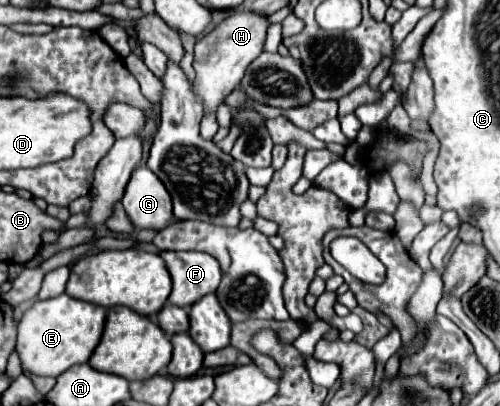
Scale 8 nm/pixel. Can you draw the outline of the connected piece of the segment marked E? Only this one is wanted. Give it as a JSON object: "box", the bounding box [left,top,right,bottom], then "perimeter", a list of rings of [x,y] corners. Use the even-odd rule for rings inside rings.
{"box":[16,294,106,376],"perimeter":[[[68,294],[36,302],[18,324],[16,350],[22,366],[38,376],[60,376],[74,364],[84,364],[100,342],[106,320],[106,308],[70,298]]]}

